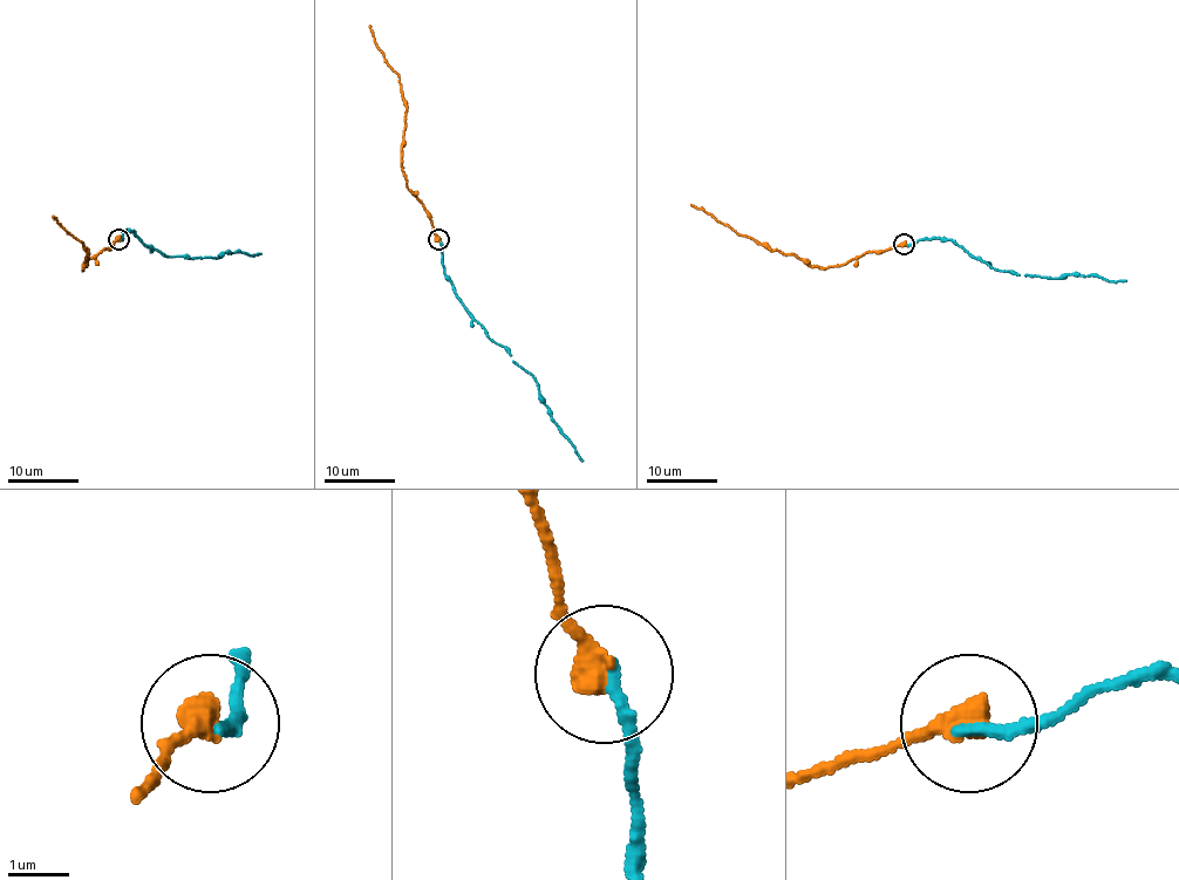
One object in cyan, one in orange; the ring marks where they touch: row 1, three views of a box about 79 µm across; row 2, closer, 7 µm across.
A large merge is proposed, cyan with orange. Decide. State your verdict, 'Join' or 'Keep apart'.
Join

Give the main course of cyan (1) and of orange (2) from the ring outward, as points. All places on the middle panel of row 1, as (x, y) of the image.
1: (440, 239), (443, 272), (452, 290), (490, 338), (533, 377), (539, 398), (551, 420), (584, 461)
2: (438, 239), (424, 204), (407, 185), (401, 156), (407, 101), (397, 74), (376, 45), (368, 25)

